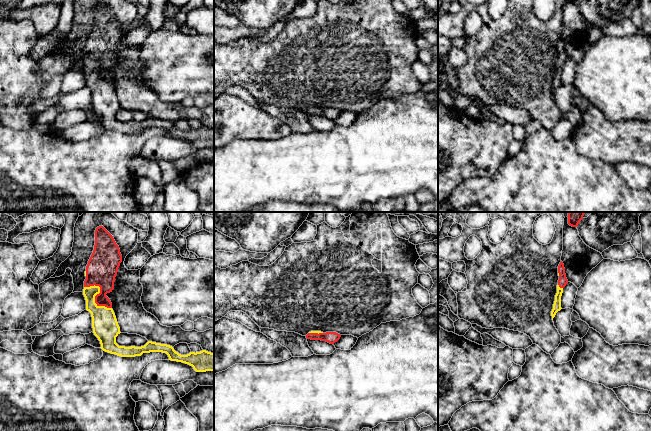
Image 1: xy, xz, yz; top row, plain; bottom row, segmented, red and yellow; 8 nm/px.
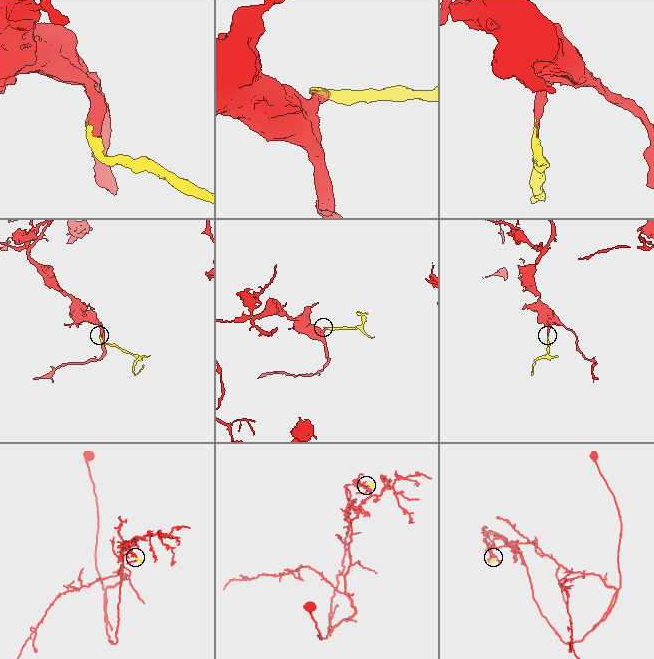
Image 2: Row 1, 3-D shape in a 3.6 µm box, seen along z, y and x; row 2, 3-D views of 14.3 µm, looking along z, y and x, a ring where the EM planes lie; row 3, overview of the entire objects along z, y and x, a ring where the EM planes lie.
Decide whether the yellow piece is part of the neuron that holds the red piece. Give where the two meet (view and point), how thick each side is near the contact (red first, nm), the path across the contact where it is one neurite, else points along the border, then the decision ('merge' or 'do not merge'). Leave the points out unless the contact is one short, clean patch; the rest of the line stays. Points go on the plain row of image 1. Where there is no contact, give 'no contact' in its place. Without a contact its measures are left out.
contact xy (96, 71); calibres 260 and 200 nm; way xy (101, 46), (96, 71), (104, 99); merge

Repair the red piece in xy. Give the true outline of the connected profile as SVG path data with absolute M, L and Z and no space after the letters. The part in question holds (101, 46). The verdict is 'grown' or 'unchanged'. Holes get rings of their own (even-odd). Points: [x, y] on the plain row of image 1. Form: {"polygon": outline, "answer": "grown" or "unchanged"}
{"polygon": "M103 2L97 3L94 26L86 42L83 71L86 86L91 89L93 109L101 120L100 124L121 133L162 128L168 131L169 136L188 140L196 148L214 147L214 129L206 126L181 131L170 121L152 117L141 123L125 123L116 119L116 113L121 109L120 103L106 70L114 65L115 53L121 38L122 31L113 12Z", "answer": "grown"}

